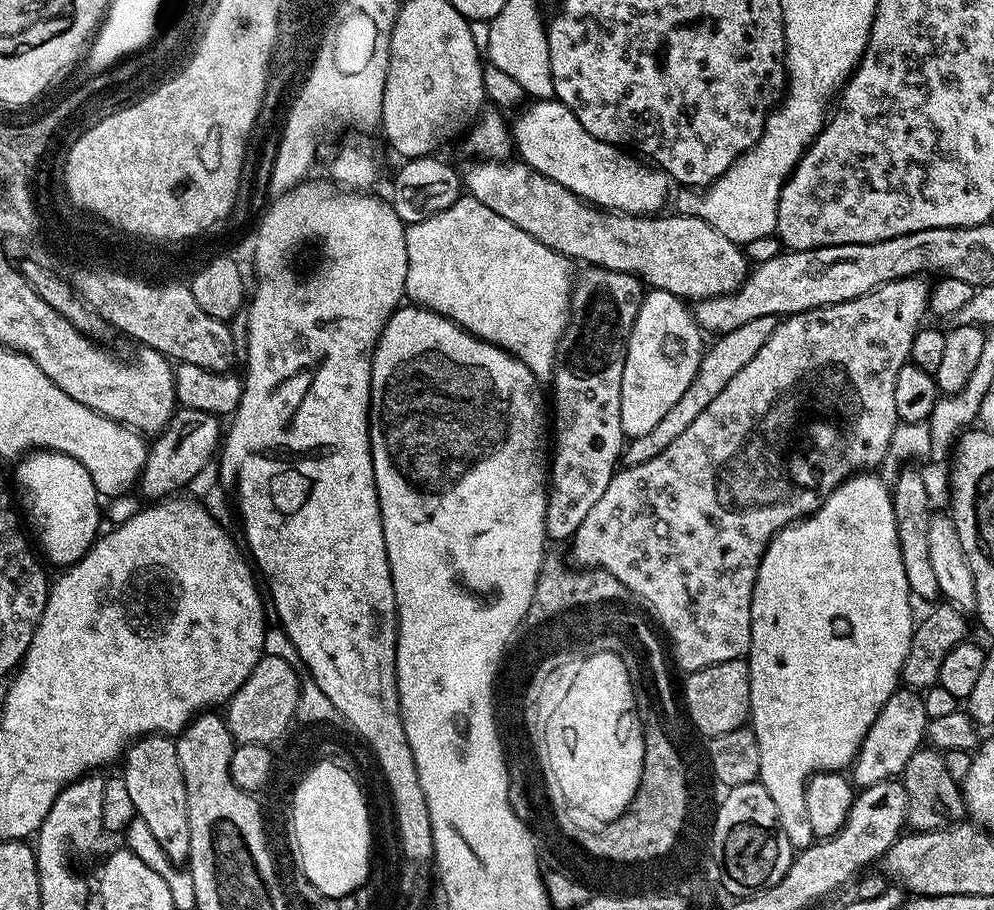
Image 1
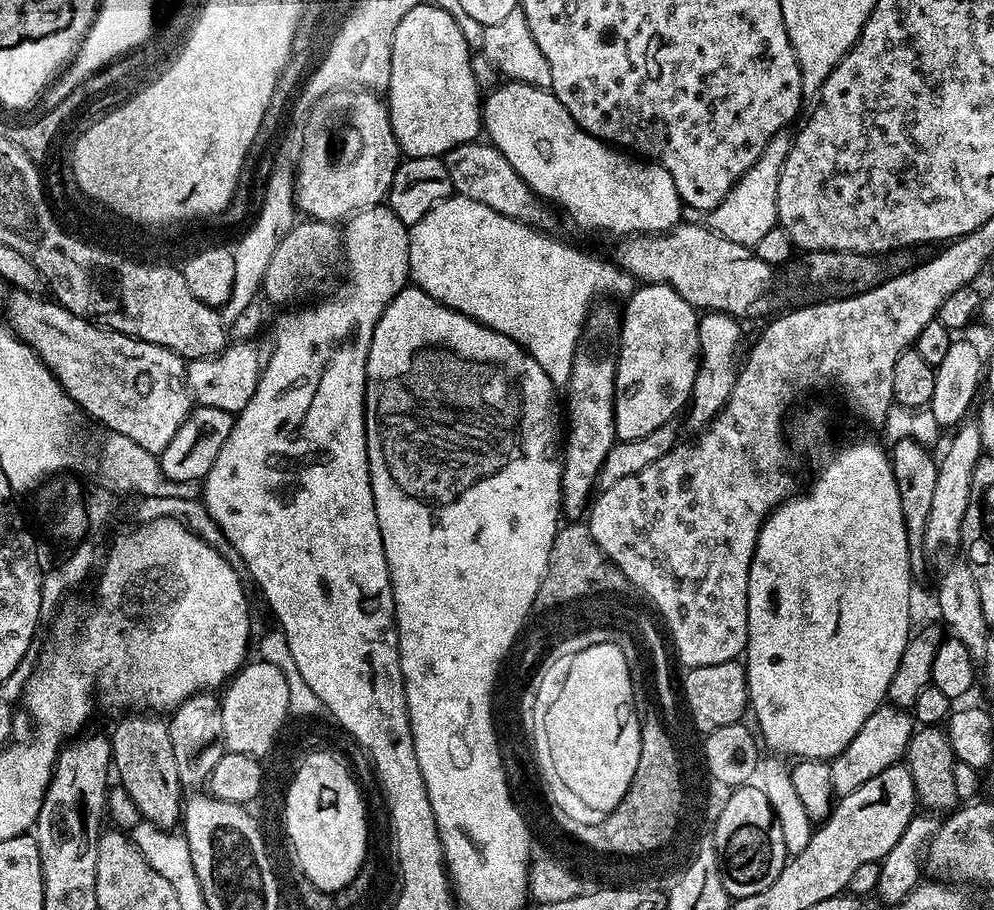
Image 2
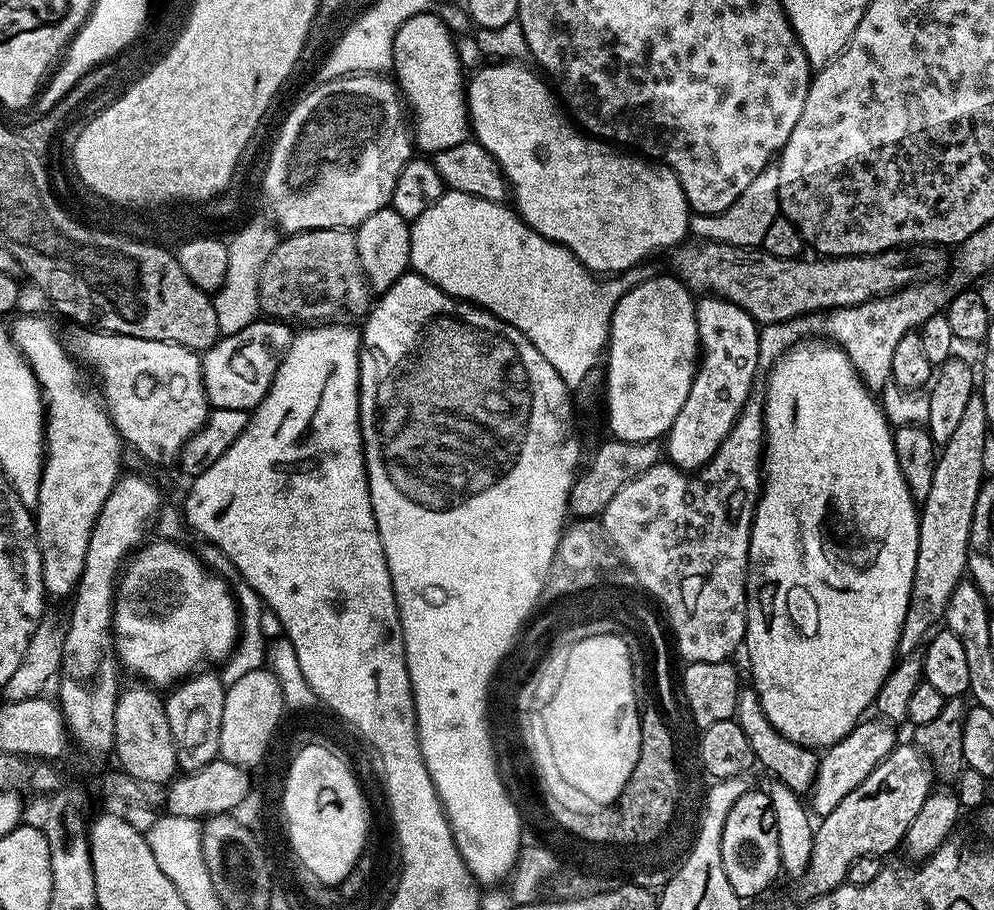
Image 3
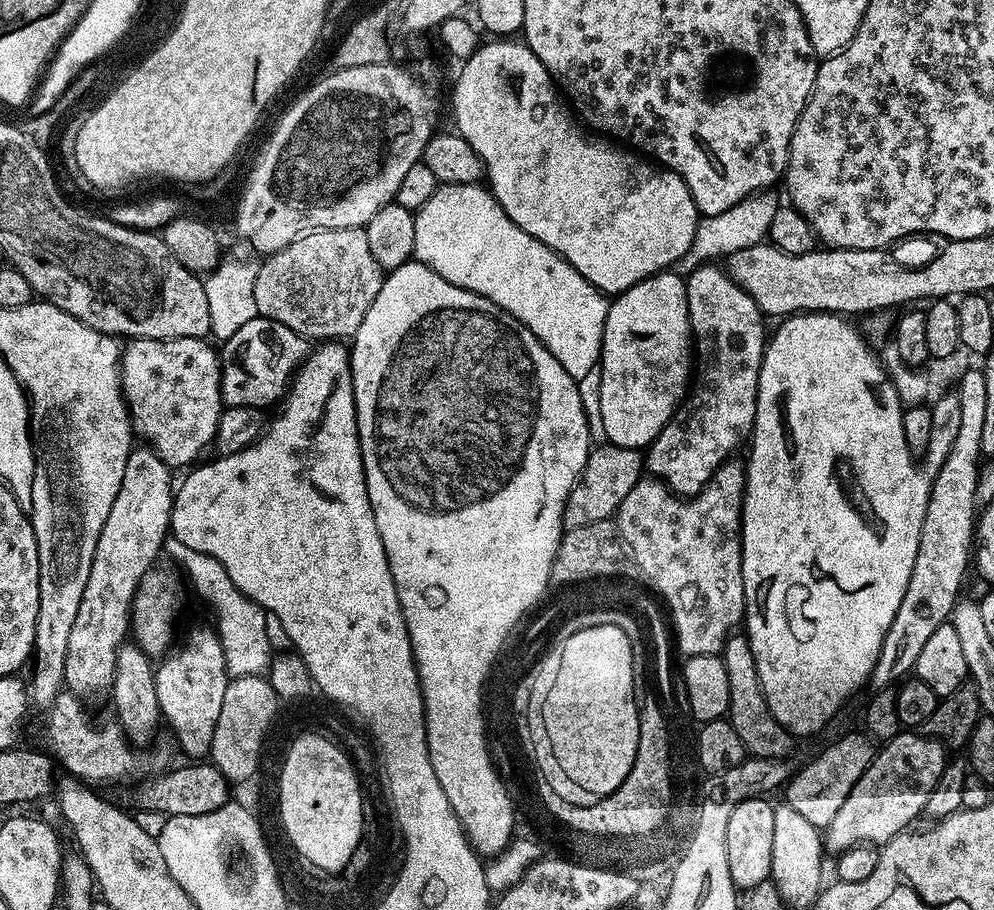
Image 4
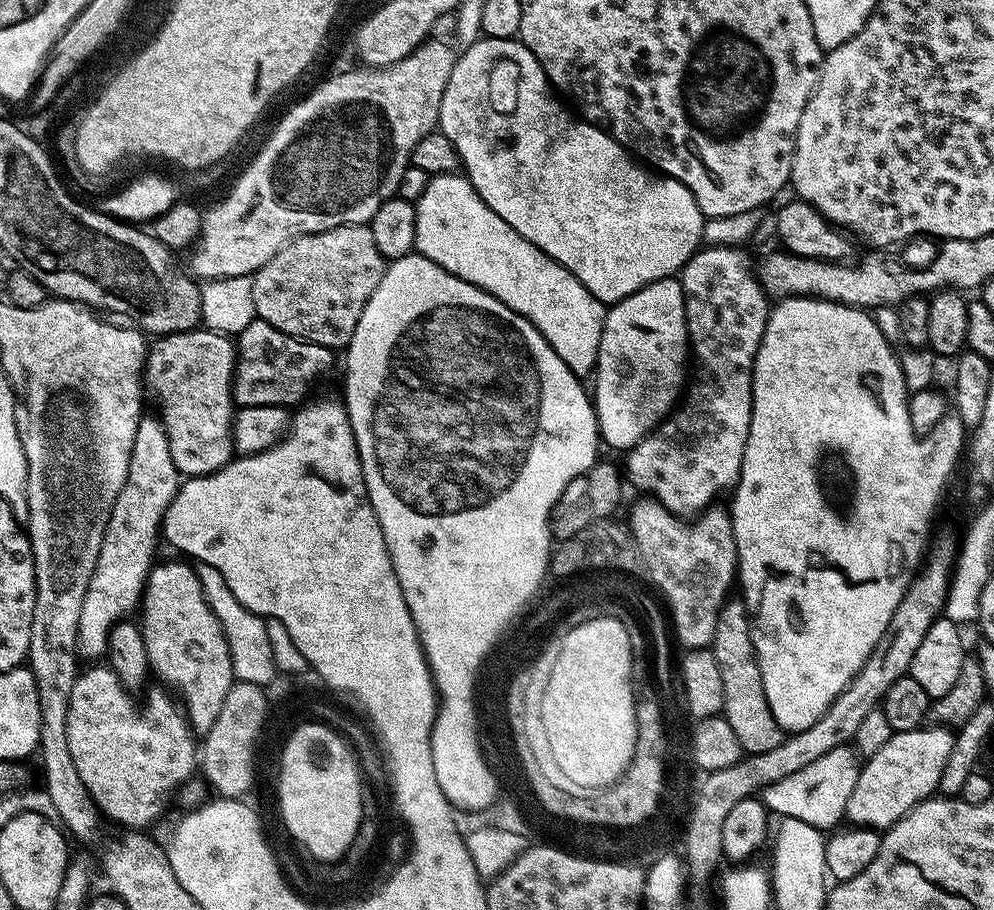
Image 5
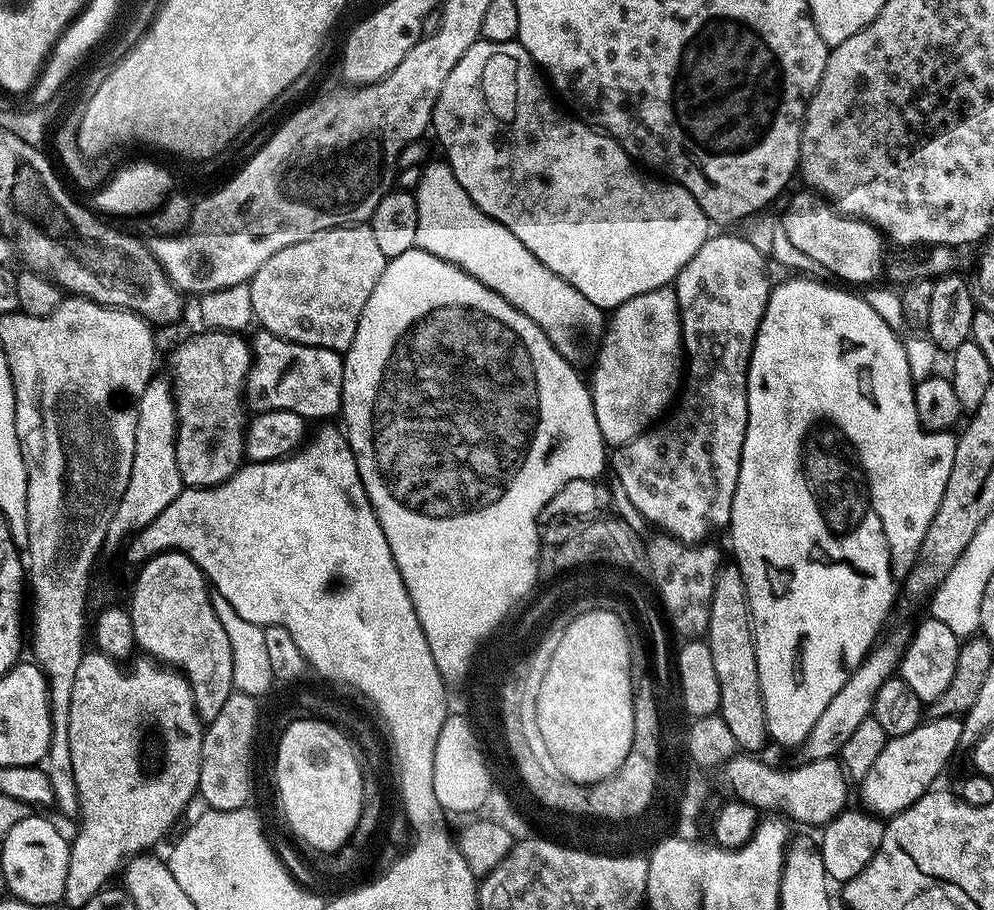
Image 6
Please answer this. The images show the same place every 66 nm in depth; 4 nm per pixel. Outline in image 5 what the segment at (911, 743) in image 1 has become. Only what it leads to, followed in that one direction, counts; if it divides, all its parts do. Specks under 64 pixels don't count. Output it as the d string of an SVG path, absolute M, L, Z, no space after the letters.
M846 744L838 746L838 750L822 754L822 758L810 762L810 766L766 786L762 790L764 807L769 813L776 815L777 812L780 818L798 818L798 822L806 822L821 830L835 829L845 819L846 802L850 802L850 794L854 790L854 782L858 782L861 767L862 760L855 747Z

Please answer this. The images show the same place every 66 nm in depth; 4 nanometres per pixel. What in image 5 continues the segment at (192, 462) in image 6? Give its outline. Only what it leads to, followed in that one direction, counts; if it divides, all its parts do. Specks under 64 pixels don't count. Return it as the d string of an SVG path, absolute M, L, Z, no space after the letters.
M197 326L191 332L172 332L169 336L157 339L155 343L153 348L151 345L147 349L144 357L142 384L147 391L148 388L152 391L152 396L160 407L158 419L168 435L170 458L174 458L174 466L184 478L217 472L234 458L232 375L236 369L236 346L233 337Z

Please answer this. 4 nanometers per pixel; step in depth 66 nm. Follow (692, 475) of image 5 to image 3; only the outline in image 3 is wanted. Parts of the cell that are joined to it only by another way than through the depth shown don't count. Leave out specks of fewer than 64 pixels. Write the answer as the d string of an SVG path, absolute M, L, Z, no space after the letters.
M701 295L696 300L696 325L700 339L696 377L666 437L667 463L689 474L708 464L718 446L722 446L726 434L730 434L741 410L753 395L752 383L756 380L756 368L761 365L760 328L755 318L734 302L721 296Z

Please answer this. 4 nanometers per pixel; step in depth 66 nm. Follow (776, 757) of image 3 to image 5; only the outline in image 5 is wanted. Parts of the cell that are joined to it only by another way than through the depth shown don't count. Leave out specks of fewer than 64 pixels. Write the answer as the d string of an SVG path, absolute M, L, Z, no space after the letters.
M729 598L722 606L710 650L718 662L718 671L722 673L722 715L726 722L730 722L738 742L742 742L745 753L765 752L774 750L774 746L782 746L786 733L774 718L772 704L766 702L768 691L766 686L762 686L762 670L758 666L754 650L752 621L743 599Z

